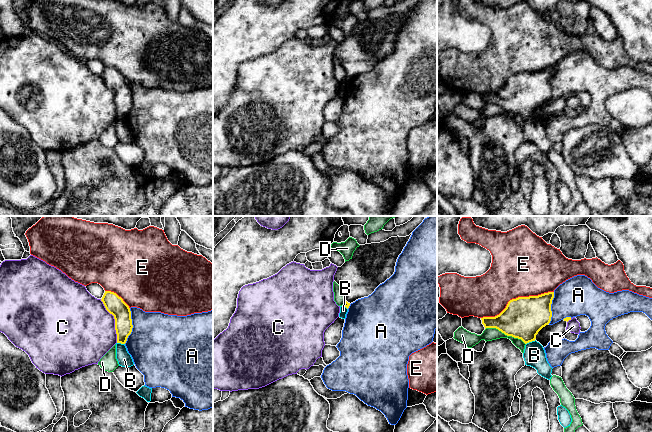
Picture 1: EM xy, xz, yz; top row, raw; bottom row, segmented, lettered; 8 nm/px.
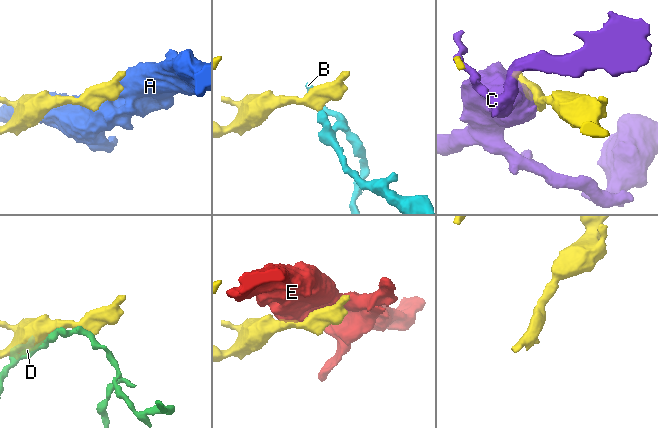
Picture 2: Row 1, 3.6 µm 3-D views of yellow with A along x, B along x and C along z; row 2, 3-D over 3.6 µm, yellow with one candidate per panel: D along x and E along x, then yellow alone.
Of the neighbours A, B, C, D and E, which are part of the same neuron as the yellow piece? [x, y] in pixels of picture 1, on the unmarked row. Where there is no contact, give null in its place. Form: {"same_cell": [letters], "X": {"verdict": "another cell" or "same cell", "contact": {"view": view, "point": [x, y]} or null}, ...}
{"same_cell": [], "A": {"verdict": "another cell", "contact": {"view": "xy", "point": [132, 102]}}, "B": {"verdict": "another cell", "contact": {"view": "yz", "point": [530, 117]}}, "C": {"verdict": "another cell", "contact": {"view": "xy", "point": [115, 97]}}, "D": {"verdict": "another cell", "contact": {"view": "yz", "point": [505, 110]}}, "E": {"verdict": "another cell", "contact": {"view": "yz", "point": [516, 74]}}}

